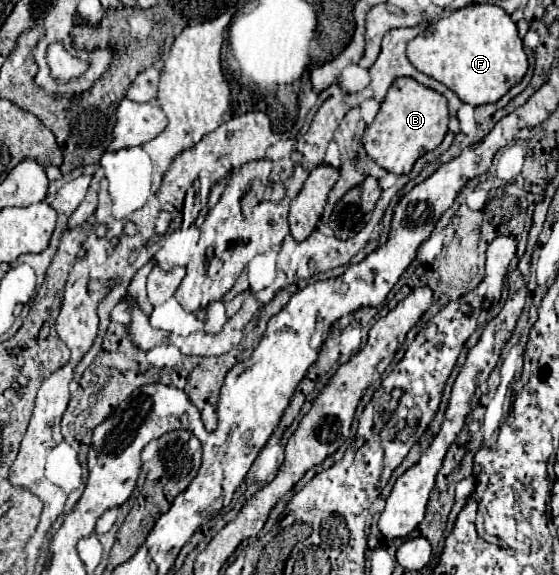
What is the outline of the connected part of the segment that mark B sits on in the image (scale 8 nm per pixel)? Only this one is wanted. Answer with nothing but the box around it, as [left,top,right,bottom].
[362,77,448,175]

